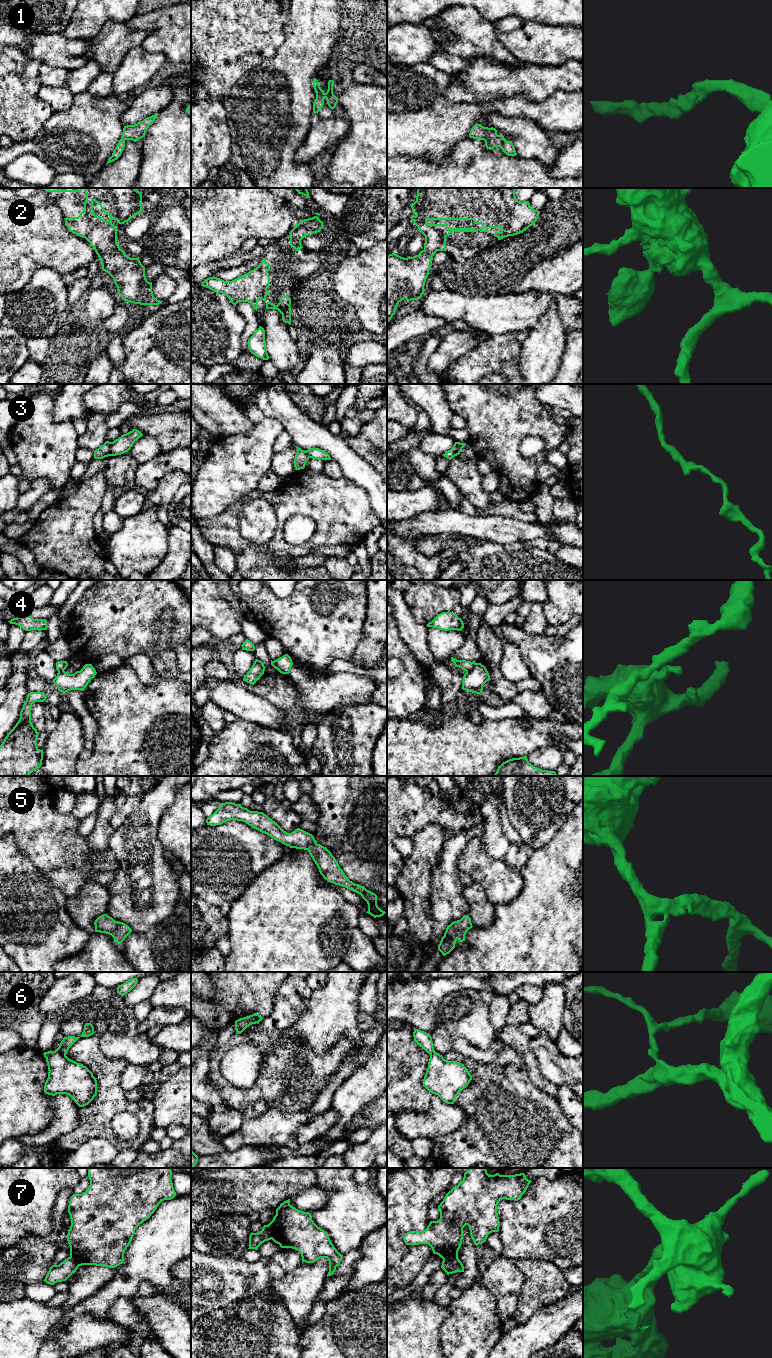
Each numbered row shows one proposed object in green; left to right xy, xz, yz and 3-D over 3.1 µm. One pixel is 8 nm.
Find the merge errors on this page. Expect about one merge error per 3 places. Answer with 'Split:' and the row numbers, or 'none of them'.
Split: 3, 4, 6, 7

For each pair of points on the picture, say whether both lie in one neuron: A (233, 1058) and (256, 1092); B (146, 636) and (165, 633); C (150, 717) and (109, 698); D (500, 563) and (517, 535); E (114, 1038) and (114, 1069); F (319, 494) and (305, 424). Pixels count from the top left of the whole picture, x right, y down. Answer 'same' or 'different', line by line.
A: different
B: different
C: same
D: different
E: different
F: different

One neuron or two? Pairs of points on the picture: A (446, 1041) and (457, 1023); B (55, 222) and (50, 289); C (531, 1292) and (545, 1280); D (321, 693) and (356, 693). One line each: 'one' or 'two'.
A: two
B: two
C: one
D: one

